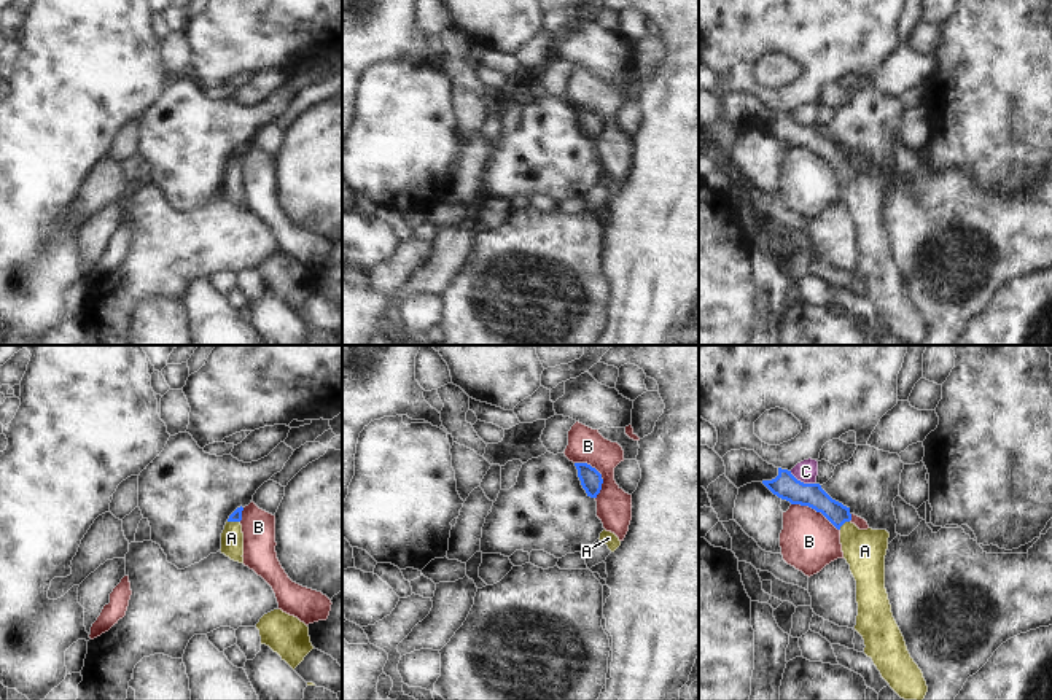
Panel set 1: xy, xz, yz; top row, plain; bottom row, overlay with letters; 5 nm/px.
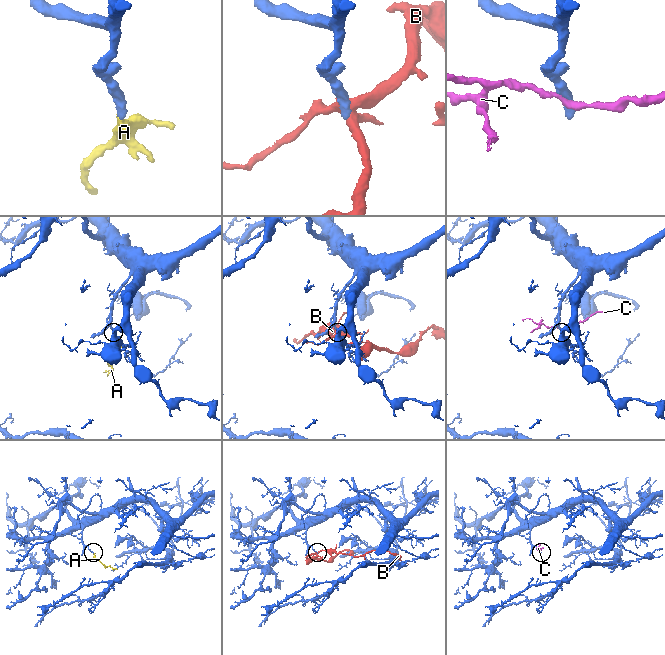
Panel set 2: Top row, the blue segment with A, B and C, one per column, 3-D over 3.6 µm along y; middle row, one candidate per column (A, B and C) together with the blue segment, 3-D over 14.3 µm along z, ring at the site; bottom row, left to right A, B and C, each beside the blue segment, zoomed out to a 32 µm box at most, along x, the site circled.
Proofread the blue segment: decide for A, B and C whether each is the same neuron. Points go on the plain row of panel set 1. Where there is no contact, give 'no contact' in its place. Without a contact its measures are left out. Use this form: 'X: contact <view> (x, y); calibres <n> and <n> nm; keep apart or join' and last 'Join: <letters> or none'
A: contact xy (234, 164); calibres 60 and 110 nm; join
B: contact xz (600, 118); calibres 110 and 180 nm; keep apart
C: contact yz (802, 126); calibres 140 and 120 nm; keep apart
Join: A

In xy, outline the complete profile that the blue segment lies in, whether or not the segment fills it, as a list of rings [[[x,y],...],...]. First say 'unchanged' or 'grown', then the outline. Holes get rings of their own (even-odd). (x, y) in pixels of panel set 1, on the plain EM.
grown; [[[237,151],[228,162],[224,173],[221,177],[221,197],[234,205],[244,207],[244,177],[242,177],[242,154]]]

